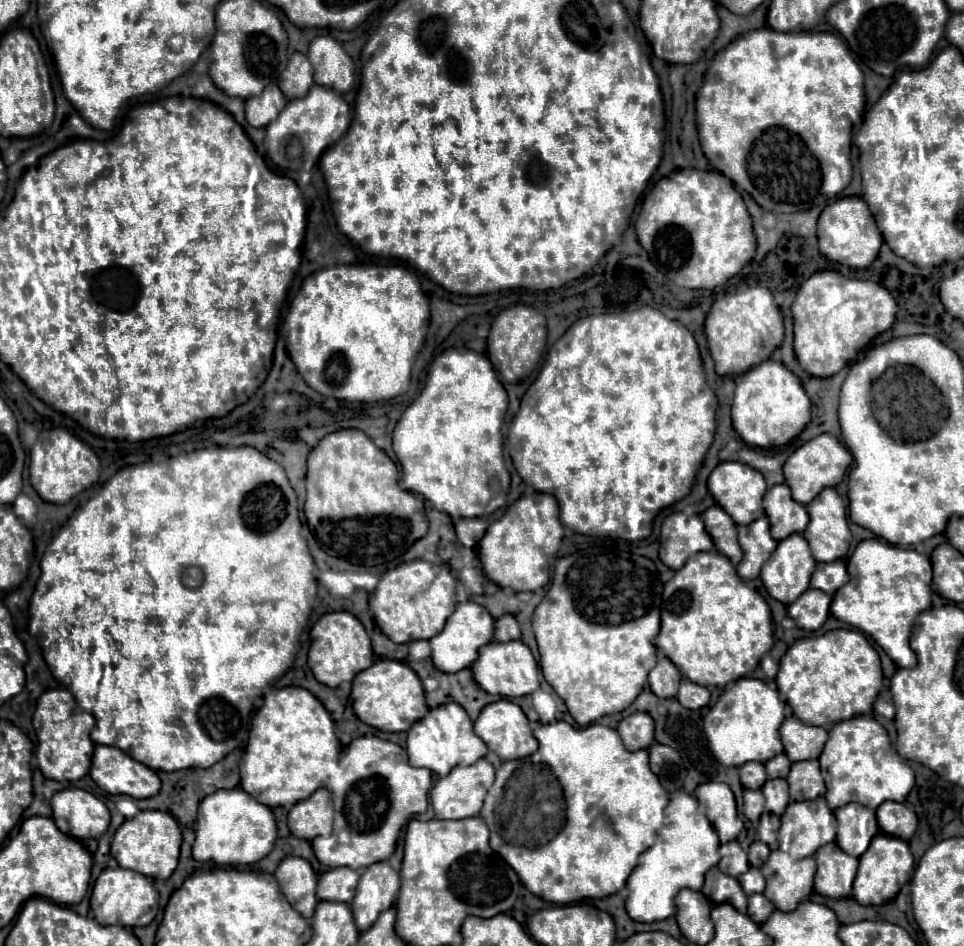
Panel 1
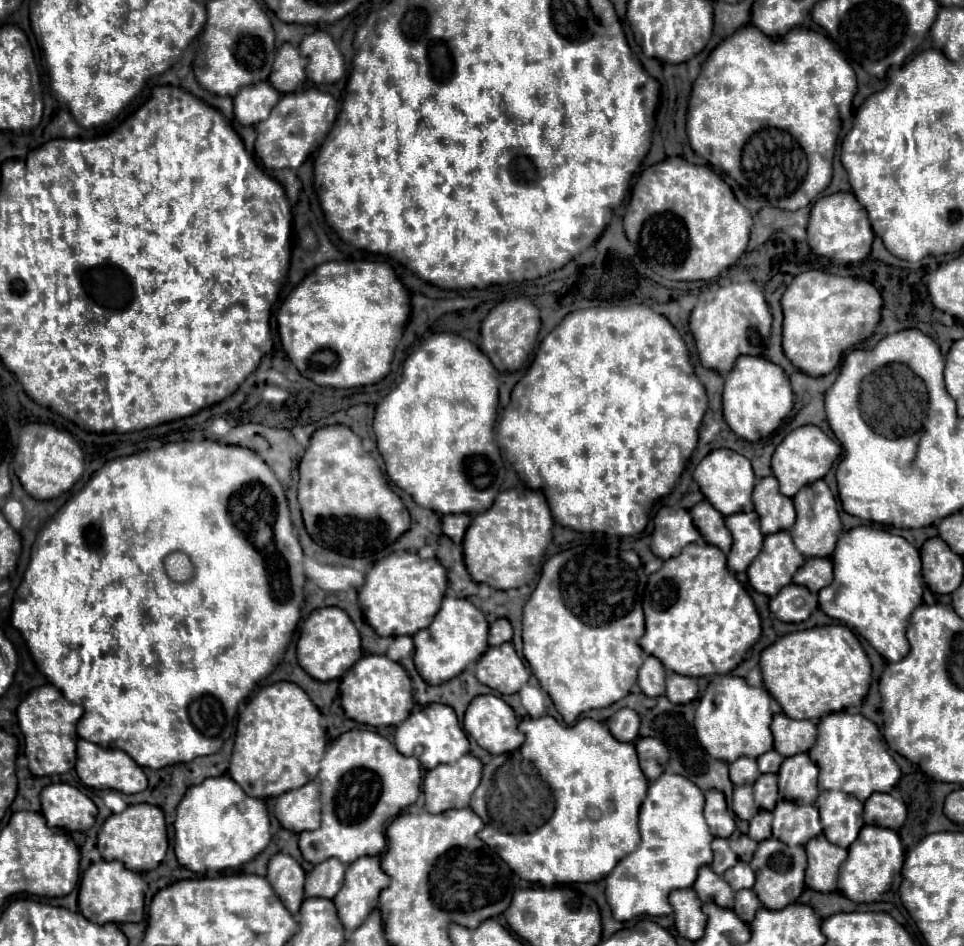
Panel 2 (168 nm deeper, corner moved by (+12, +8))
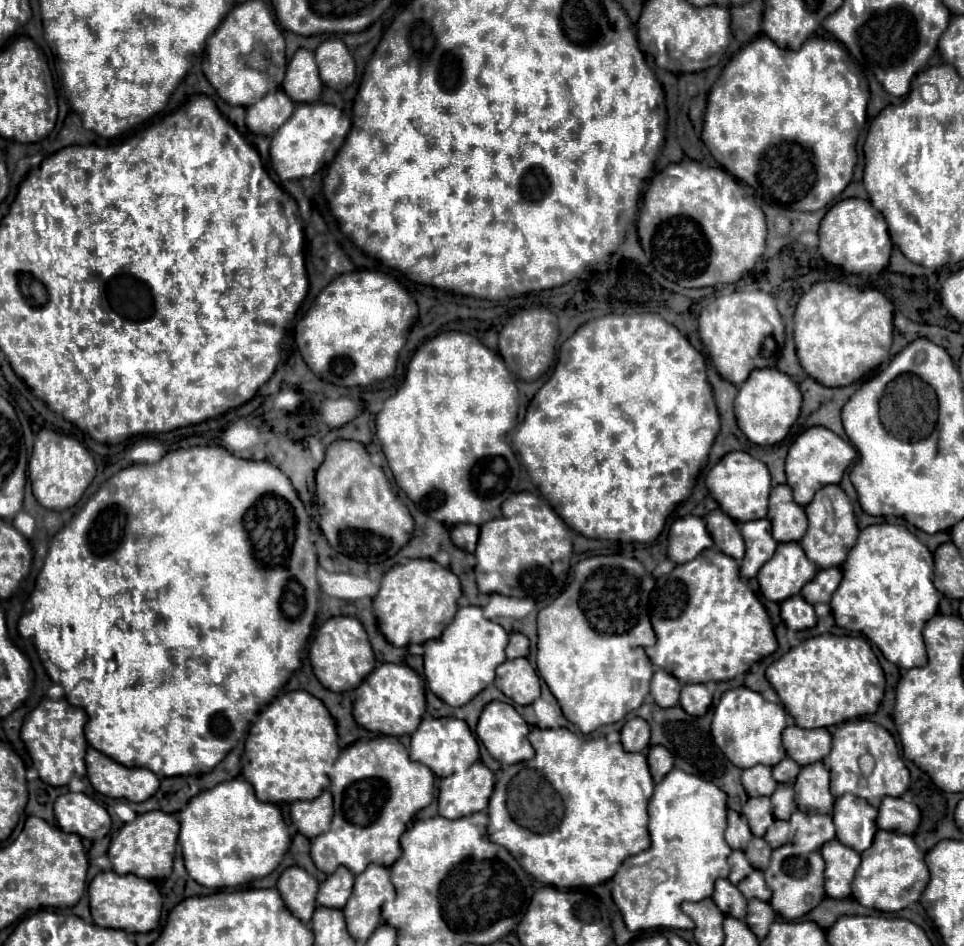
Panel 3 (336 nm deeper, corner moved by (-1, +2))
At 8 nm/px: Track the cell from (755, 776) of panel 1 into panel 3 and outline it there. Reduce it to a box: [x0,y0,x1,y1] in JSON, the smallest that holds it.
[741,766,777,796]

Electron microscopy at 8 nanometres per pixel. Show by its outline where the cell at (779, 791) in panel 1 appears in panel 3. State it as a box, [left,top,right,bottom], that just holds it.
[771,784,795,820]

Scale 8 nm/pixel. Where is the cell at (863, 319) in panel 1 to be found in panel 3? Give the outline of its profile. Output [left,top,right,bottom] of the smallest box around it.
[795,282,894,386]

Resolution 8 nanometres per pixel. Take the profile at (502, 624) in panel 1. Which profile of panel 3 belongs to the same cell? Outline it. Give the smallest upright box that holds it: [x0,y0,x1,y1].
[507,632,529,660]

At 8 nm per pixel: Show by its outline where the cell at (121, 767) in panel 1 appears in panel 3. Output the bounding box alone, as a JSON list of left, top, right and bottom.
[85,748,159,802]

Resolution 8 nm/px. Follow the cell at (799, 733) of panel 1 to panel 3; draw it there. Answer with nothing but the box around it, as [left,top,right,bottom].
[783,726,831,766]

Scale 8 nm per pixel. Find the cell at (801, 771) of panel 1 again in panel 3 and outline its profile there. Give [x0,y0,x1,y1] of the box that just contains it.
[795,762,833,814]

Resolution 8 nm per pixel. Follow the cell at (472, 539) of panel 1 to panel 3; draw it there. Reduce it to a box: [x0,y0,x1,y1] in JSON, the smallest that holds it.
[451,524,479,552]

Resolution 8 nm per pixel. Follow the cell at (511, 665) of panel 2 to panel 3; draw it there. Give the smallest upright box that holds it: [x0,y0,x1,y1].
[495,658,539,704]

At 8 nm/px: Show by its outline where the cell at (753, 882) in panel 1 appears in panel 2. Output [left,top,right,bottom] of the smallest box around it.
[724,862,756,892]

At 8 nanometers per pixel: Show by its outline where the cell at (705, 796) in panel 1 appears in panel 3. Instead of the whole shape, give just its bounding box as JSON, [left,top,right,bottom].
[725,810,753,850]

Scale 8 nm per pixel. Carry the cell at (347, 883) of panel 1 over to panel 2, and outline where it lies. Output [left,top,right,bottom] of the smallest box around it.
[306,858,346,898]

